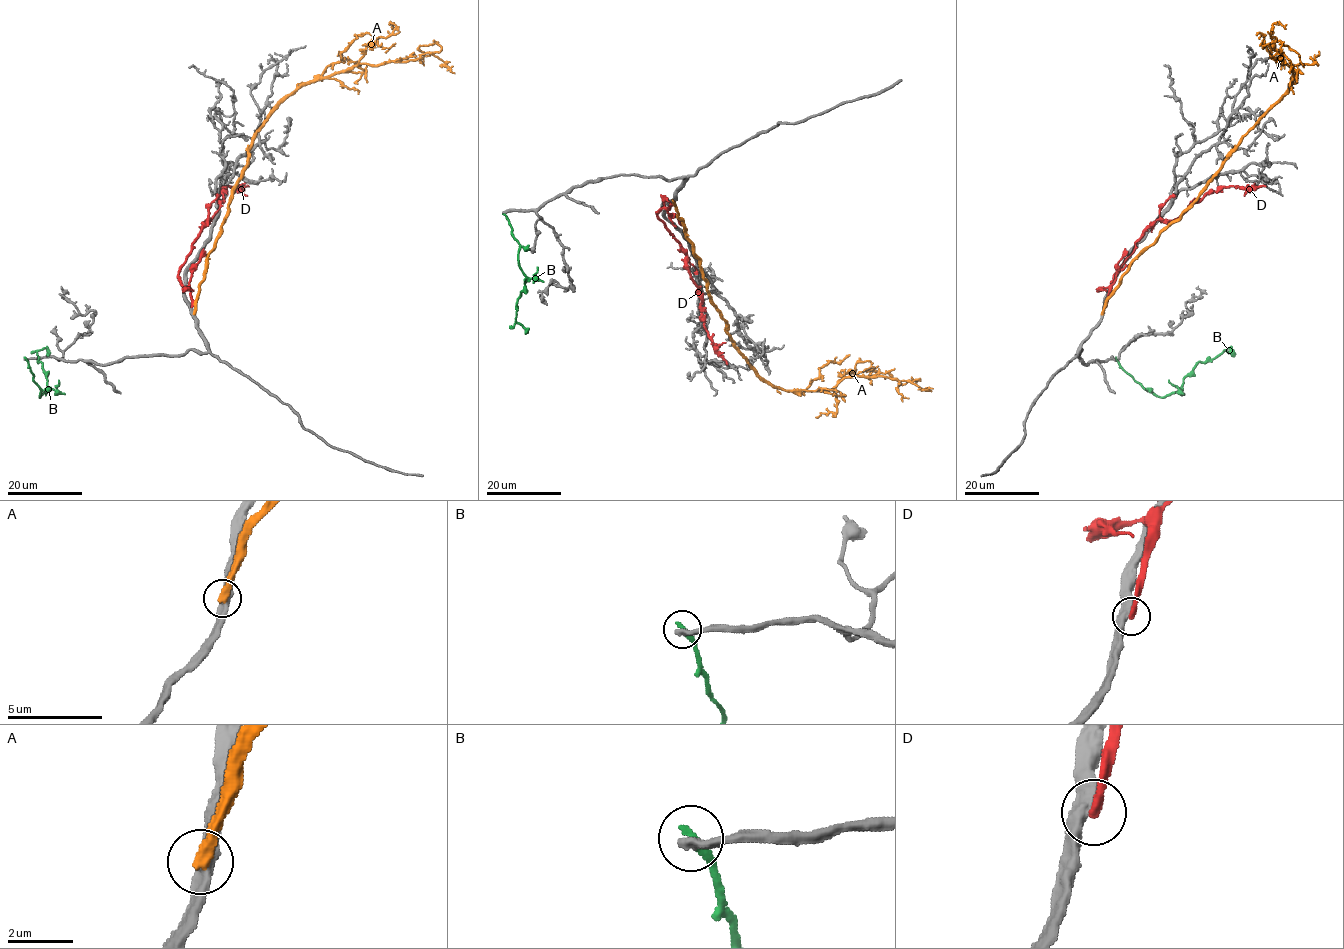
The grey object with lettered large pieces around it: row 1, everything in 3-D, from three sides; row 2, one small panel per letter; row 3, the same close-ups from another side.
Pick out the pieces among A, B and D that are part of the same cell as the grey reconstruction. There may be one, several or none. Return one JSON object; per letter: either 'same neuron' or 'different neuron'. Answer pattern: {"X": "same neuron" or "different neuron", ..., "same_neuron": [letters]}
{"A": "different neuron", "B": "different neuron", "D": "different neuron", "same_neuron": []}

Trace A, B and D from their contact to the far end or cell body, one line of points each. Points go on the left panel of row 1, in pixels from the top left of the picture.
A: (194, 313), (251, 139), (280, 102), (436, 43), (418, 49), (424, 65)
B: (25, 359), (33, 381), (41, 389), (40, 397), (47, 389), (47, 379), (37, 352), (45, 348), (47, 356)
D: (191, 306), (190, 290), (182, 283), (178, 271), (201, 226), (223, 199), (227, 186), (249, 186)

